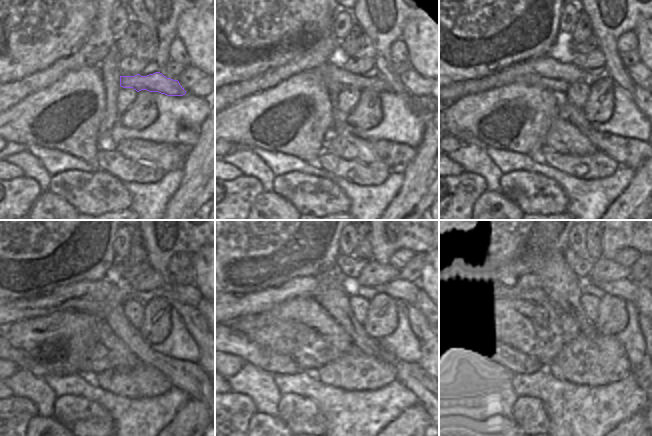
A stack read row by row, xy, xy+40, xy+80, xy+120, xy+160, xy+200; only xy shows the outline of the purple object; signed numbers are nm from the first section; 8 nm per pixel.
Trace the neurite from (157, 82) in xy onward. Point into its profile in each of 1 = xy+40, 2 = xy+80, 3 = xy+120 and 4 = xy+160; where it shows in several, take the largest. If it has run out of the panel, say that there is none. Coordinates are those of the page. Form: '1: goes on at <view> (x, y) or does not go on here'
1: goes on at xy+40 (334, 78)
2: goes on at xy+80 (546, 72)
3: goes on at xy+120 (96, 298)
4: goes on at xy+160 (235, 306)

